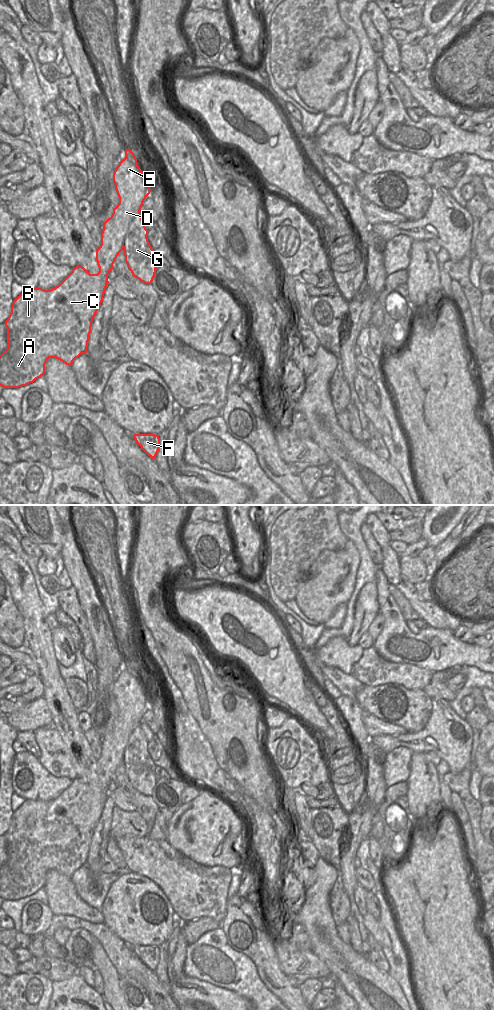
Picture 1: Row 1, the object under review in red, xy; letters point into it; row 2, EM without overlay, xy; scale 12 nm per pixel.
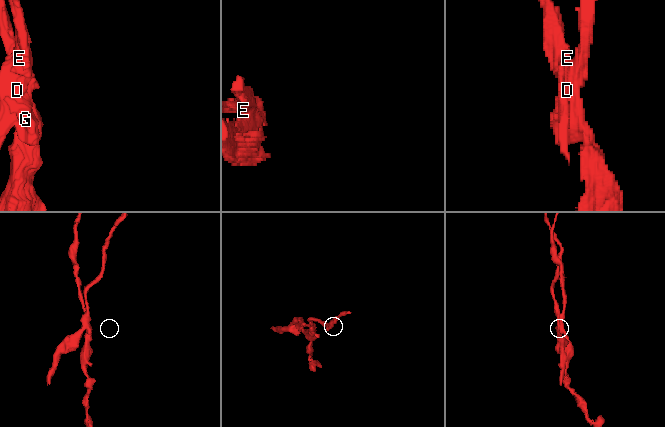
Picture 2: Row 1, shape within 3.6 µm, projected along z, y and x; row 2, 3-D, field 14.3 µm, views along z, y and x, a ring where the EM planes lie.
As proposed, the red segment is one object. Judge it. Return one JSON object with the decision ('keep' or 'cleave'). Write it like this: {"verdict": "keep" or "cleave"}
{"verdict": "cleave"}

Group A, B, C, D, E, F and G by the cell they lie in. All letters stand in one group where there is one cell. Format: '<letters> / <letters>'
A B C D E / F G

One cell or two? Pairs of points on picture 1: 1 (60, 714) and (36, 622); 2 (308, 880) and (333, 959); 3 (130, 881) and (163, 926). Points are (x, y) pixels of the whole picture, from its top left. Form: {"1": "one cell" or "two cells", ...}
{"1": "one cell", "2": "two cells", "3": "one cell"}

